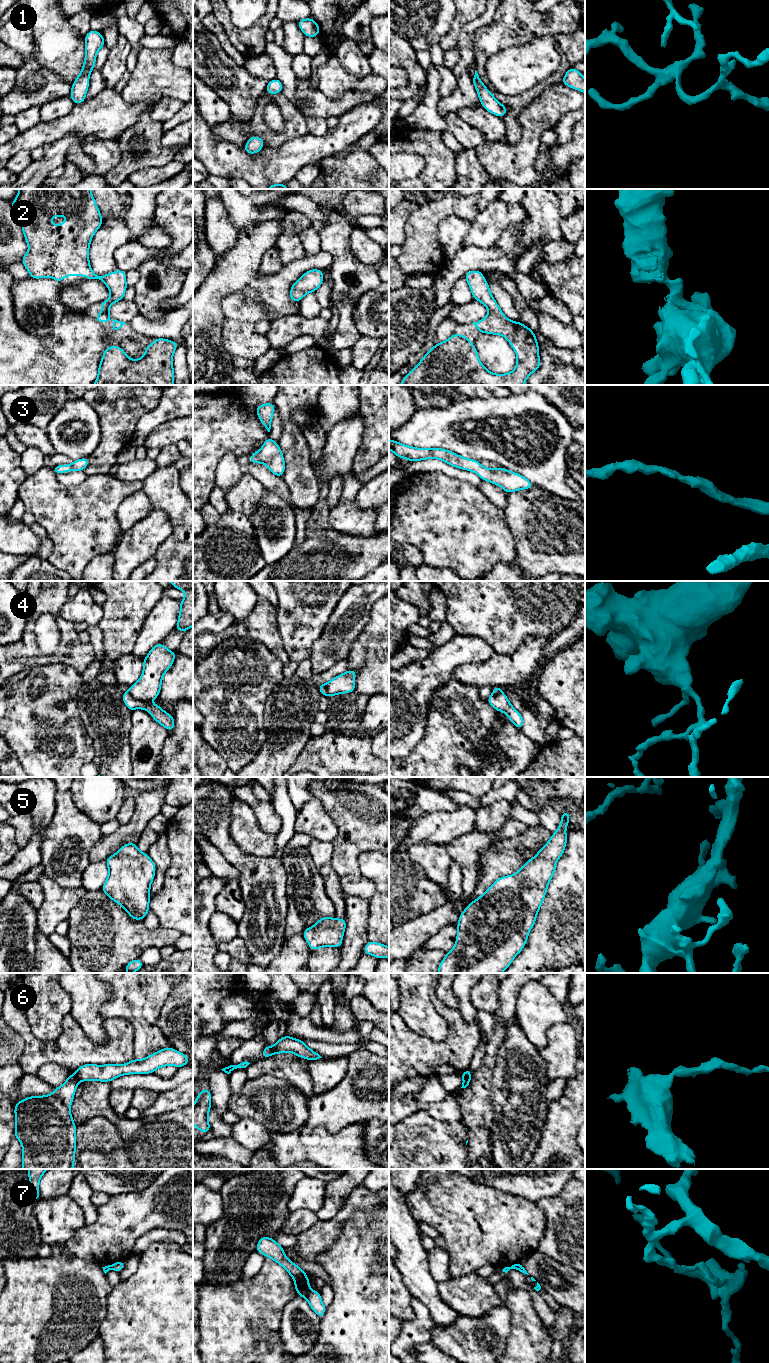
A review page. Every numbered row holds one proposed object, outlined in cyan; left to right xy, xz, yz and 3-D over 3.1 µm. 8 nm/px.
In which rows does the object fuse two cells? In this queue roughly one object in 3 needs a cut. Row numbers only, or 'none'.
4, 6, 7

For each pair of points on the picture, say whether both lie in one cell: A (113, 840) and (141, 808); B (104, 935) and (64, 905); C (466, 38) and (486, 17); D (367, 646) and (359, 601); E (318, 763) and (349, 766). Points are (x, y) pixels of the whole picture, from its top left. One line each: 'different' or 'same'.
A: same
B: different
C: same
D: different
E: same

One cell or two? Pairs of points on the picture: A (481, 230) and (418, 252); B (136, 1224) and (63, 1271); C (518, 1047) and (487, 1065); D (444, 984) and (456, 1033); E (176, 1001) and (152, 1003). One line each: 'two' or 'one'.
A: two
B: two
C: two
D: two
E: two

